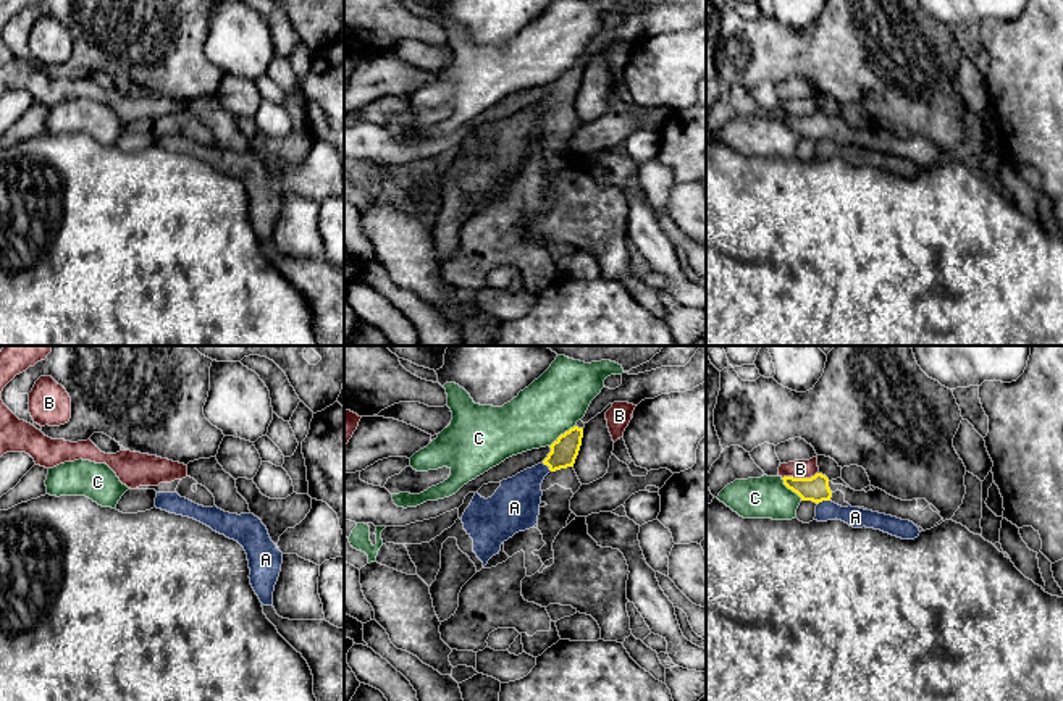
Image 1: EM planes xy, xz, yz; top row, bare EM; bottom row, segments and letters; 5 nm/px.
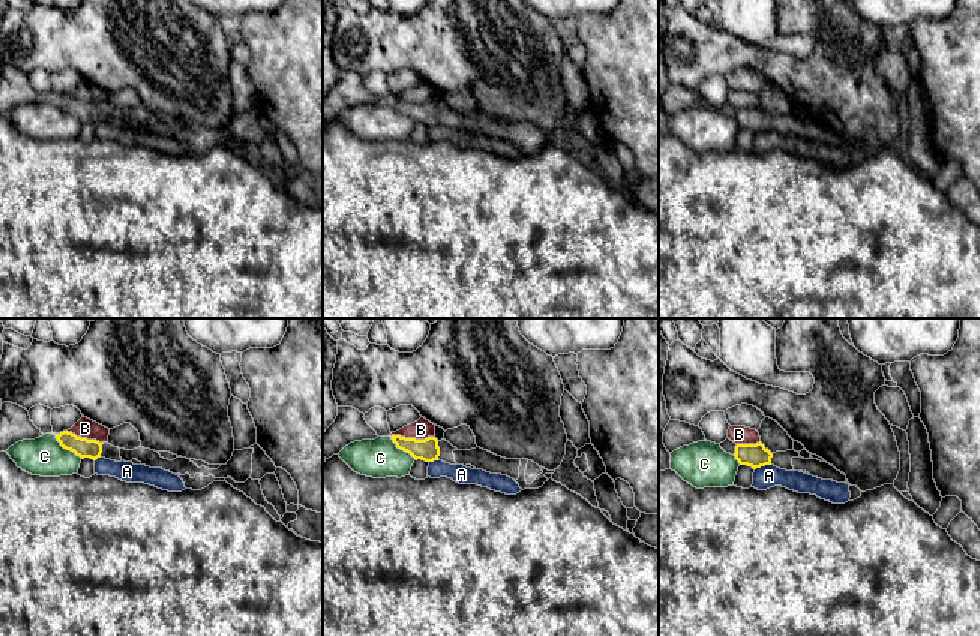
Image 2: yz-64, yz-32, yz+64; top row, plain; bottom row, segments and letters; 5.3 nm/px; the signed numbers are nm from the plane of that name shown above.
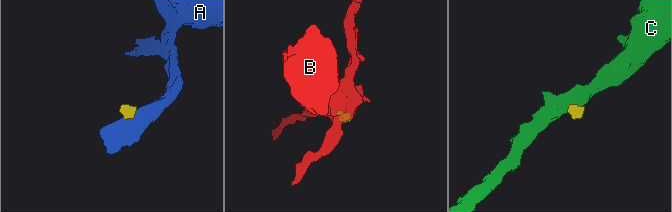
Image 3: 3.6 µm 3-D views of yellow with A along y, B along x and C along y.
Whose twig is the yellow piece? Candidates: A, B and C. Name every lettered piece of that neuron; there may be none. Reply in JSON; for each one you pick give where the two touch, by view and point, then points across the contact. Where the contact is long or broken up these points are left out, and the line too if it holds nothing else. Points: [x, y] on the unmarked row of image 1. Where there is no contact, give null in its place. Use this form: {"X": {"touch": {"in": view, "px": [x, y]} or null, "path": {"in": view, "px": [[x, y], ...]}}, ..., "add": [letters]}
{"add": []}

